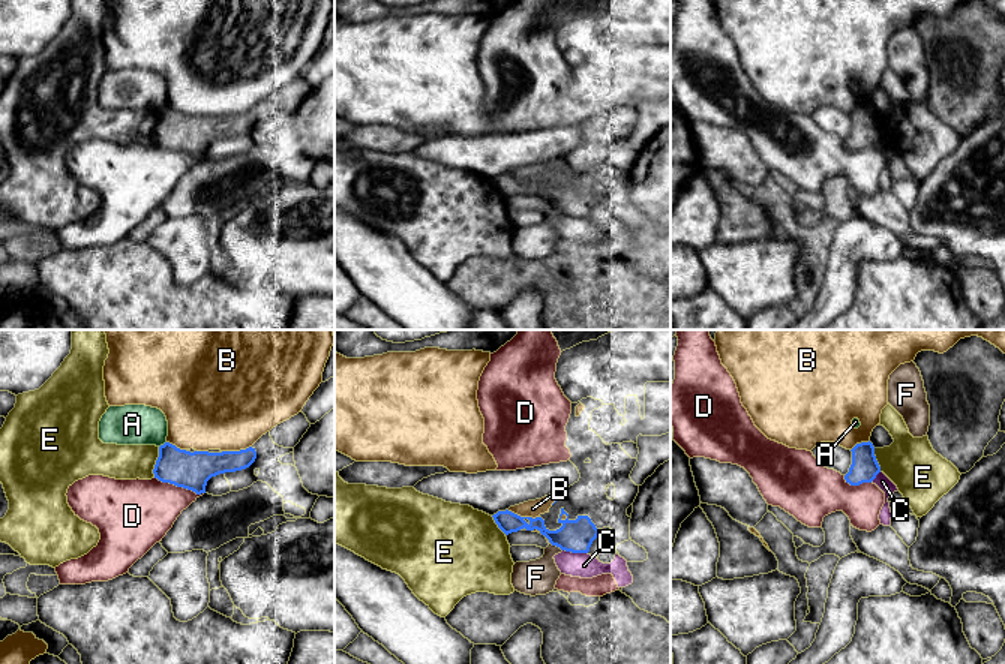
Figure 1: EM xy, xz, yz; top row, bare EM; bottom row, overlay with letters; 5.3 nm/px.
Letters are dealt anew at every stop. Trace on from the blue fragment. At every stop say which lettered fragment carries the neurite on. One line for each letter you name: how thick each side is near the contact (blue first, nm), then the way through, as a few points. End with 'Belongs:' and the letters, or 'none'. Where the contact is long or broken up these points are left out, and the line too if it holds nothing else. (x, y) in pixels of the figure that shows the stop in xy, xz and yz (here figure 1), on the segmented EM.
Belongs: none

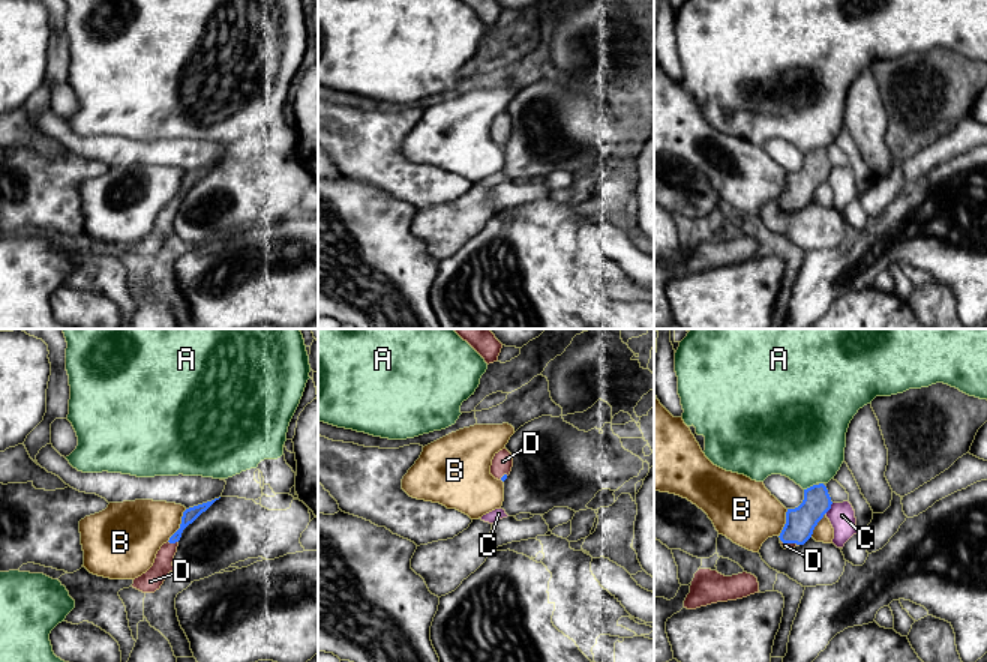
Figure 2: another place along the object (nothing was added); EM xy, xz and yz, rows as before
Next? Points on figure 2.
D: calibres 80 and 120 nm; way xy (189, 515), (173, 542), (162, 566), (150, 581)
Belongs: D

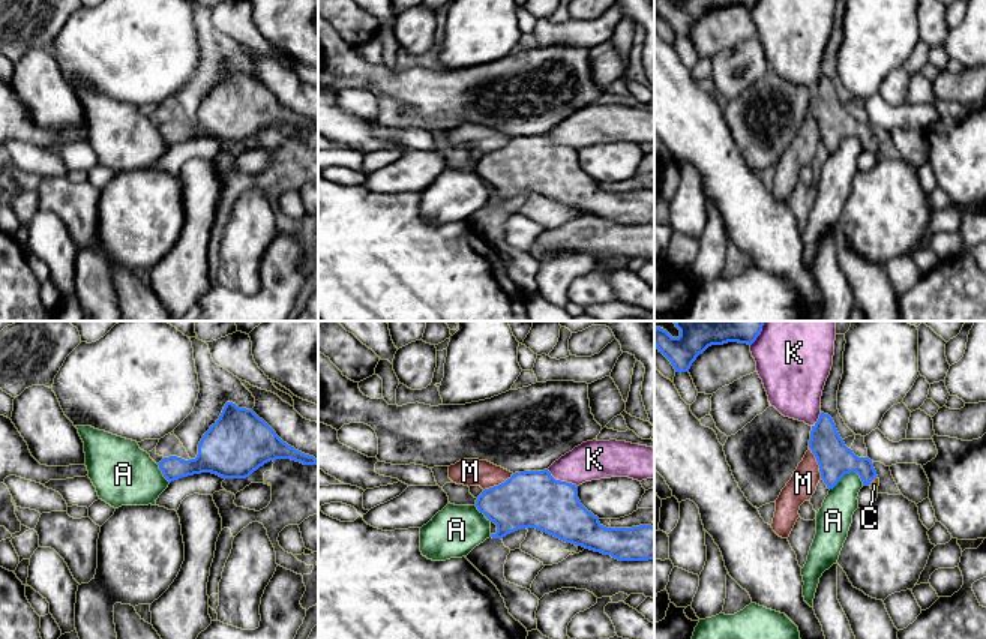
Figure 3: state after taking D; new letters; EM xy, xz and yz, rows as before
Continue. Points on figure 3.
C: calibres 190 and 50 nm; way yz (835, 459), (857, 464), (872, 479), (874, 485)
Belongs: C

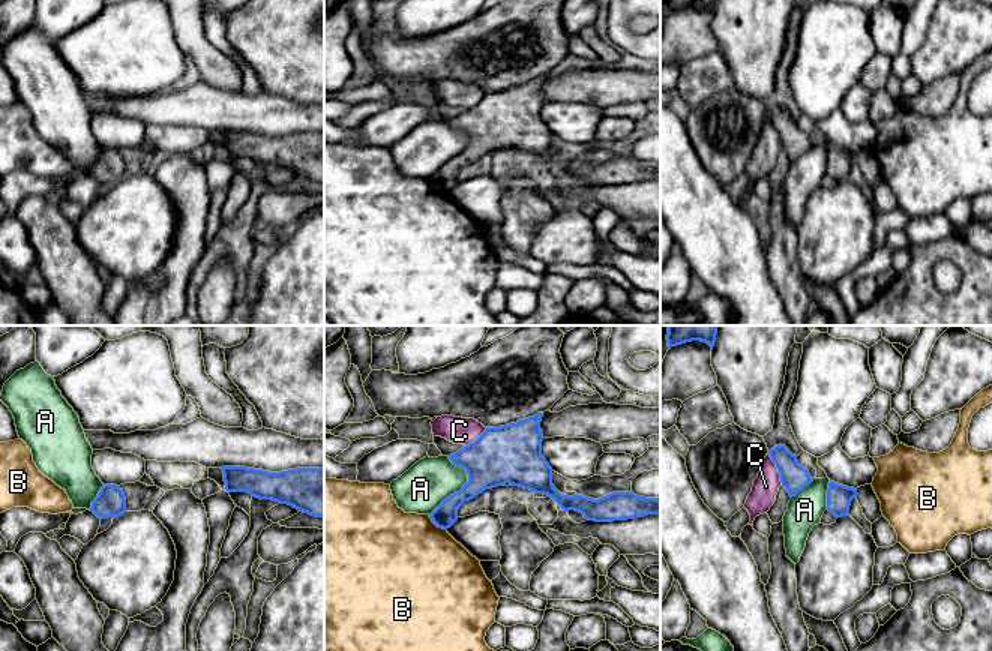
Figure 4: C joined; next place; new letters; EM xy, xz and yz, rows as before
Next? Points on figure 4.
Belongs: none

